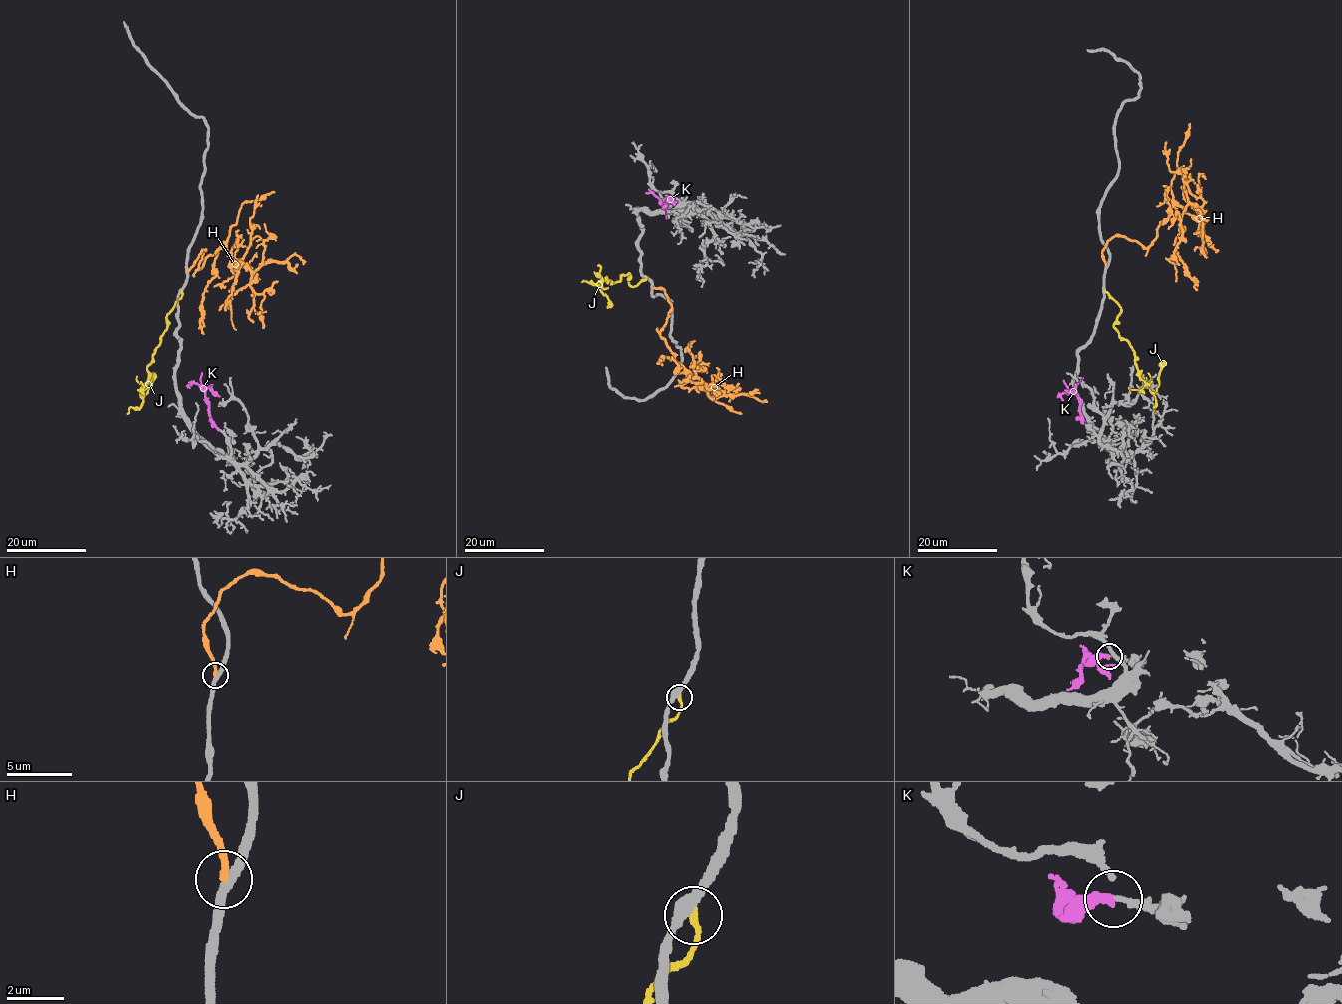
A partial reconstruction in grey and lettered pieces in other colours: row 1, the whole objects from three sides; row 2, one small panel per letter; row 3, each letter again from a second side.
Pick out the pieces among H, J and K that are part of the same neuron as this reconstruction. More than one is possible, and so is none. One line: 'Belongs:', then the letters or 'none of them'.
Belongs: K

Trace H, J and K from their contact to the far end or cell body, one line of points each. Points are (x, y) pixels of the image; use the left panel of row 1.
H: (188, 271), (205, 249), (196, 270), (222, 248), (253, 272), (261, 265), (271, 235), (264, 224)
J: (182, 291), (166, 315), (167, 326), (147, 368), (149, 377), (142, 396), (147, 393), (154, 373)
K: (218, 429), (210, 417), (203, 389), (197, 384), (186, 386)

